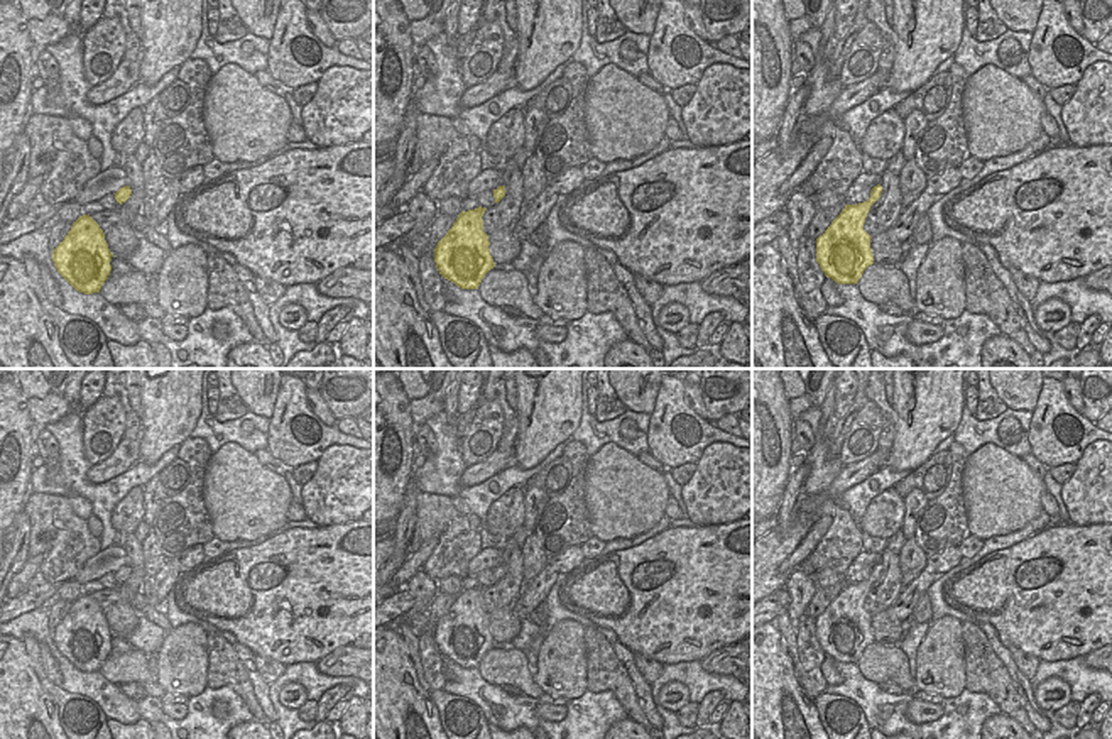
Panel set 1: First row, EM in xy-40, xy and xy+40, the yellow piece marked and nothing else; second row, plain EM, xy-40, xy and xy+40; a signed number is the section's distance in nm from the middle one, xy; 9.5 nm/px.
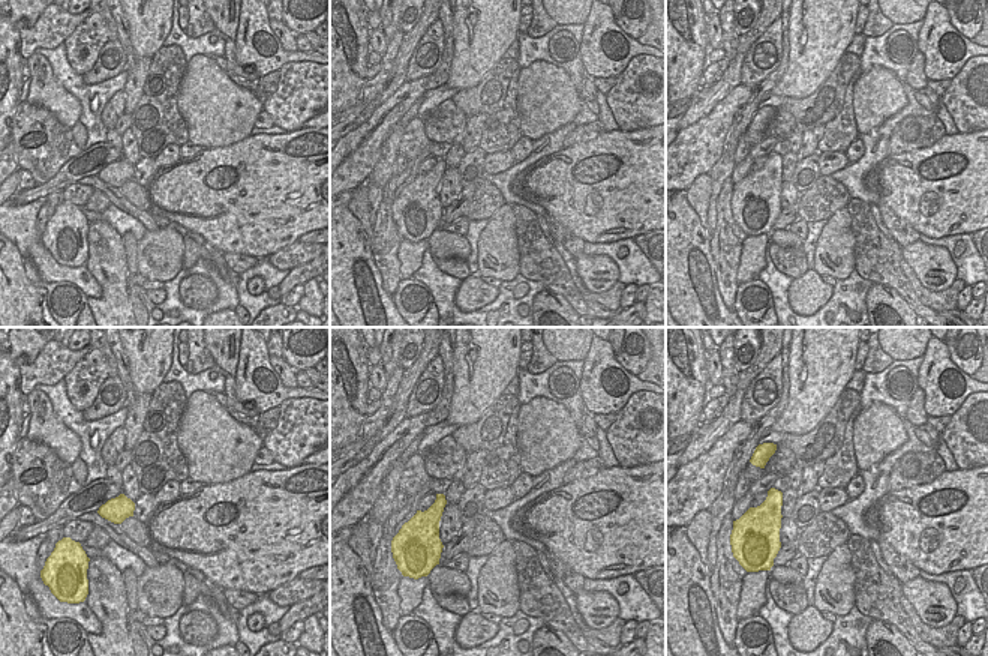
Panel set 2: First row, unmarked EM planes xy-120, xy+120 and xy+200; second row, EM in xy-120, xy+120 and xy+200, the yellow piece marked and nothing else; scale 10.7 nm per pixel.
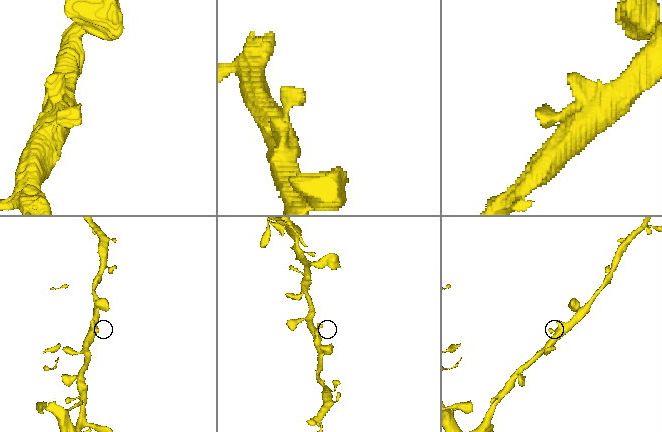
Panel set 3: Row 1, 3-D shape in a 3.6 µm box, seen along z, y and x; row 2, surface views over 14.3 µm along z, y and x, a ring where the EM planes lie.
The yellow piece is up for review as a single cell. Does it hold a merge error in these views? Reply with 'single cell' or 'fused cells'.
single cell

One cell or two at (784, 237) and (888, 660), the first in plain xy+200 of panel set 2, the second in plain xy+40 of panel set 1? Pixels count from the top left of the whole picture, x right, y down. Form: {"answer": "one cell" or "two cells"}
{"answer": "one cell"}

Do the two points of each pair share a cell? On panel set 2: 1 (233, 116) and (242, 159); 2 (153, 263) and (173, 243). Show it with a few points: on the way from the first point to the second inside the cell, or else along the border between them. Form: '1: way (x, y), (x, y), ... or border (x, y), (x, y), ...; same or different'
1: border (249, 134), (230, 144), (204, 149); different
2: way (158, 258), (168, 248); same

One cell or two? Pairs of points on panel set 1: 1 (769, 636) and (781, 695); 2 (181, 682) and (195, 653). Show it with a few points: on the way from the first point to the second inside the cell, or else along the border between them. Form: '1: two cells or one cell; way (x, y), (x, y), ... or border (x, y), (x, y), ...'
1: one cell; way (769, 651), (769, 680)
2: one cell; way (181, 675), (183, 665), (188, 660)

